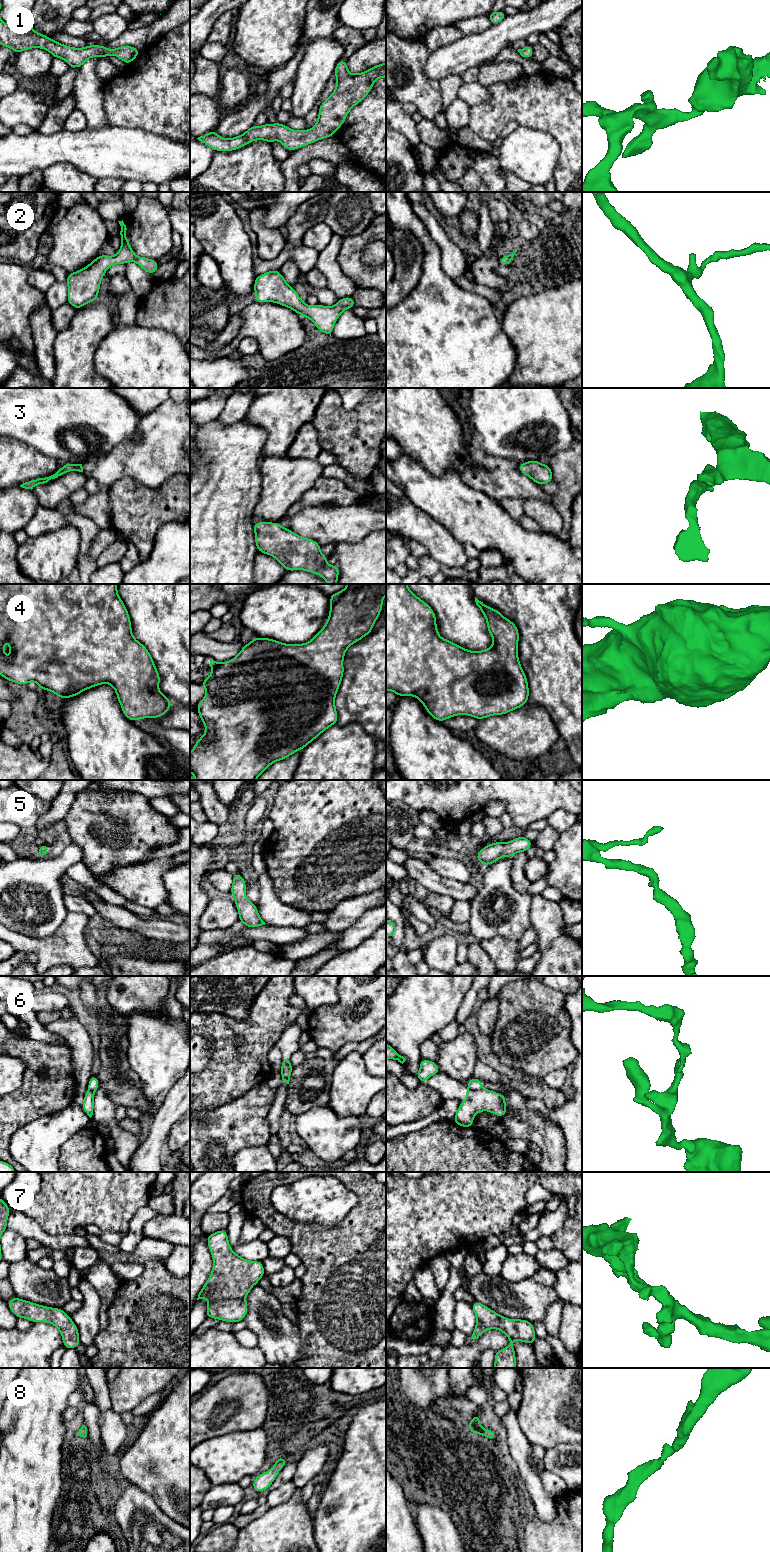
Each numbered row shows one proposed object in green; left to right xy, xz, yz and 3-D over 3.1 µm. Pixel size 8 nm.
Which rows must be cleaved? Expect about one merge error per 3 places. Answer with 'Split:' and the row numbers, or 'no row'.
Split: 6

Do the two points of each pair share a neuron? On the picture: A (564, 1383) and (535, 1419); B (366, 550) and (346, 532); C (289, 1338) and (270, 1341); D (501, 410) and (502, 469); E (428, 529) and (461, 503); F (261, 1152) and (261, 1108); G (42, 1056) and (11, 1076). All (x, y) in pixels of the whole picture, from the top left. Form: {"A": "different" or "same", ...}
{"A": "same", "B": "different", "C": "same", "D": "different", "E": "different", "F": "different", "G": "different"}

